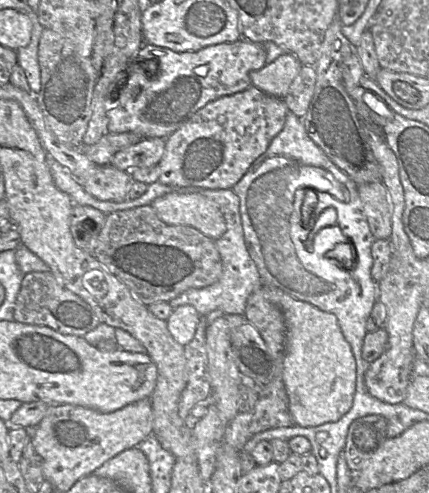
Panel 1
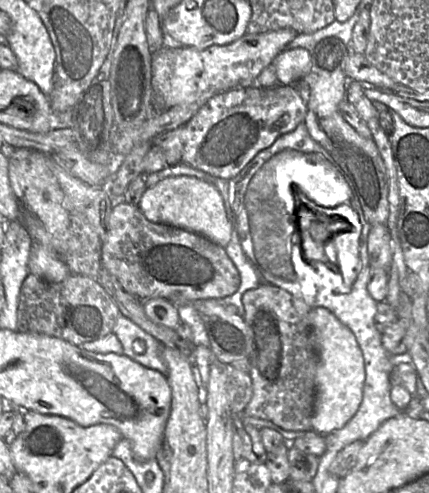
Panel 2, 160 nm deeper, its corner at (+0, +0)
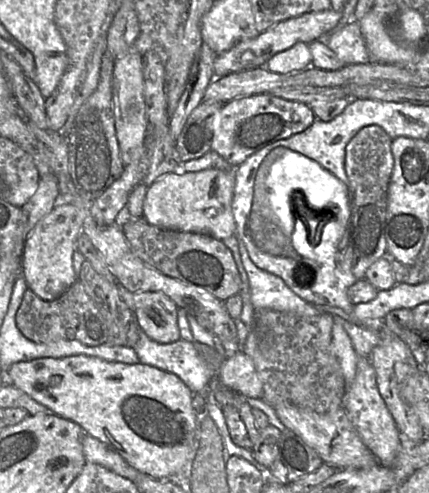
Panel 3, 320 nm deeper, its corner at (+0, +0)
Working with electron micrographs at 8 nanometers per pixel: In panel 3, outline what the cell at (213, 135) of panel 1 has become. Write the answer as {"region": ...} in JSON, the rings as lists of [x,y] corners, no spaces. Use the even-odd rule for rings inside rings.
{"region":[[[270,93],[235,98],[224,103],[221,108],[211,141],[211,150],[237,168],[265,146],[303,132],[315,119],[316,116],[308,104],[286,100]]]}

